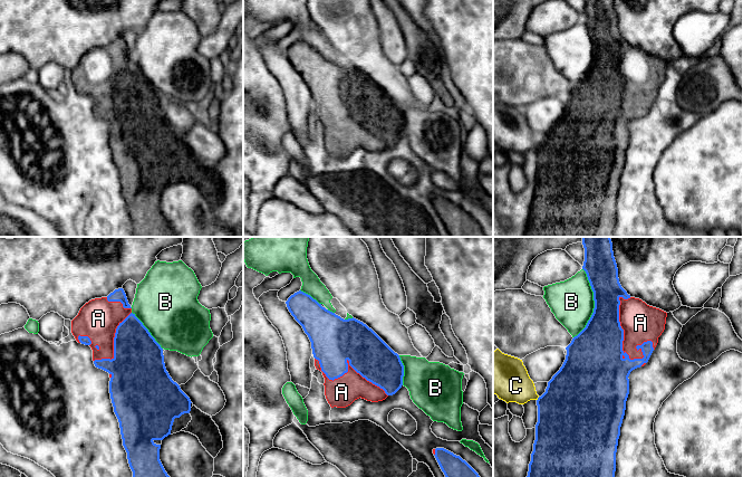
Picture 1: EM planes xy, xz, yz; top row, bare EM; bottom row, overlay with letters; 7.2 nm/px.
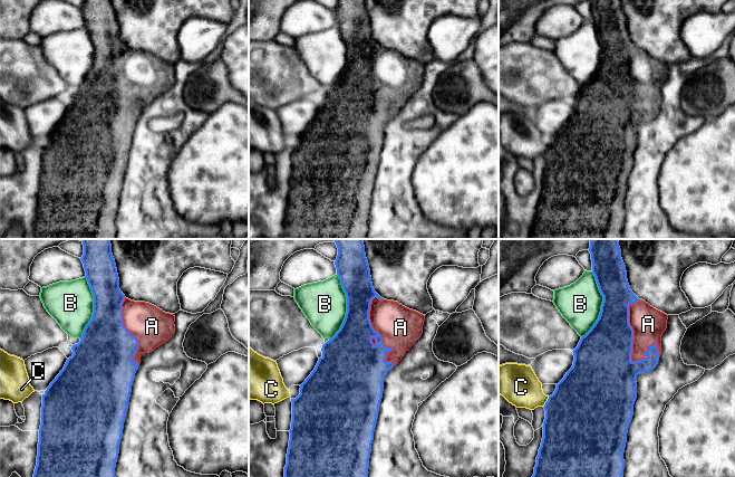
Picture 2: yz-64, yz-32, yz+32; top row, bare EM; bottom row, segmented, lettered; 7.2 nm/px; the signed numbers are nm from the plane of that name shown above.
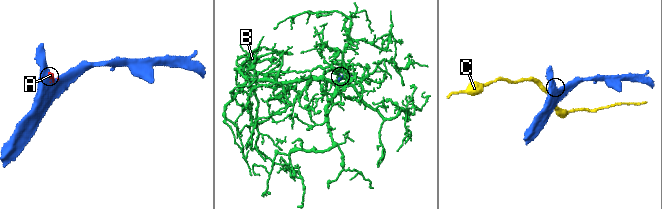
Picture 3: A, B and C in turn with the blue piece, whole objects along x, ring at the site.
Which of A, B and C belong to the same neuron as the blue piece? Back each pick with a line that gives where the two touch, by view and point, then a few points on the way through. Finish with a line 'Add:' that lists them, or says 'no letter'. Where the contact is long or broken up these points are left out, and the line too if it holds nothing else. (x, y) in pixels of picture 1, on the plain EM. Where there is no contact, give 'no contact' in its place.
A: meets blue in yz at (623, 83)
Add: A

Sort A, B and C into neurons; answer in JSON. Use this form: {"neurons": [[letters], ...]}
{"neurons": [["A"], ["B"], ["C"]]}

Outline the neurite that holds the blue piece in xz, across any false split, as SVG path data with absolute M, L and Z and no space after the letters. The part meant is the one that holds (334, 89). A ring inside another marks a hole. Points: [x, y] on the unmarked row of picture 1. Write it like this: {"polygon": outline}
{"polygon": "M301 40L286 54L311 92L315 116L322 122L325 145L331 158L346 158L359 147L383 151L402 137L404 115L399 105L366 74L354 67L341 68Z"}

